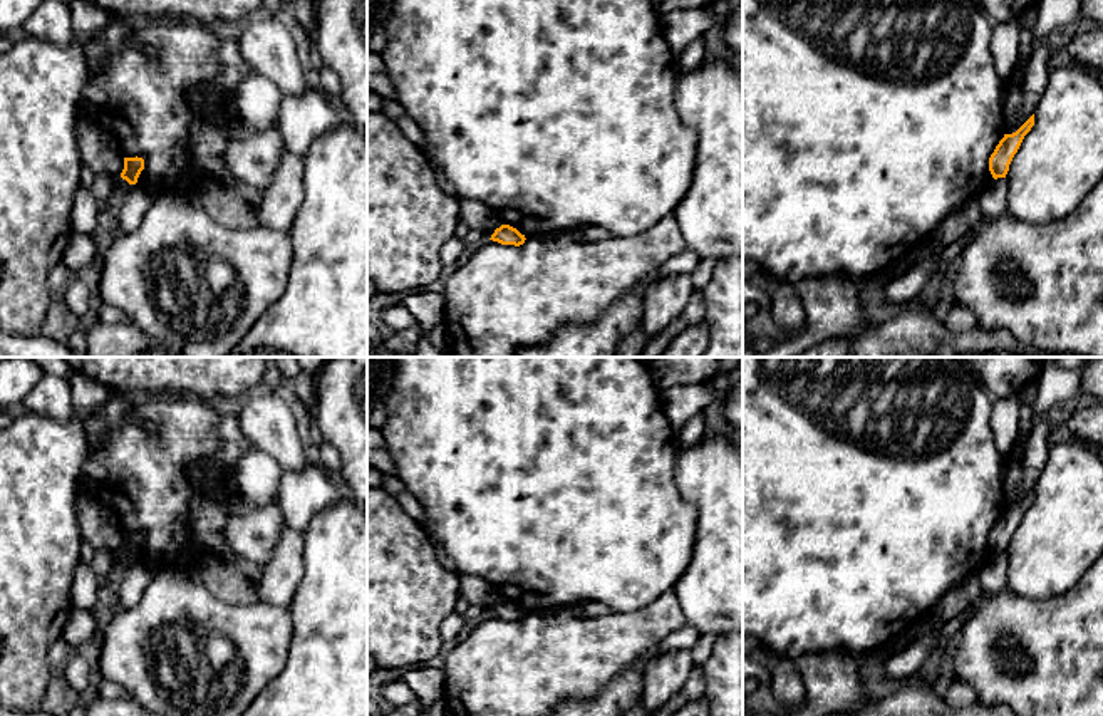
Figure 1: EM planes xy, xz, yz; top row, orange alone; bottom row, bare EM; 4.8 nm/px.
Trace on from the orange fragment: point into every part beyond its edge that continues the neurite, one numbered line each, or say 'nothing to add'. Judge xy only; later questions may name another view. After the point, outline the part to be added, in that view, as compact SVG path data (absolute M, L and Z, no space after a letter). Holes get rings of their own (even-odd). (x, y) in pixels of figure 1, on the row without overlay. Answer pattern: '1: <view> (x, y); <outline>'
nothing to add

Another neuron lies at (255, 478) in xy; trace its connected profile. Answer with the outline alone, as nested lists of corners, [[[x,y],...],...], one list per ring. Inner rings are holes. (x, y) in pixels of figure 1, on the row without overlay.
[[[253,449],[236,459],[226,481],[226,491],[233,501],[246,506],[263,506],[278,496],[282,475],[283,470],[275,458]]]

